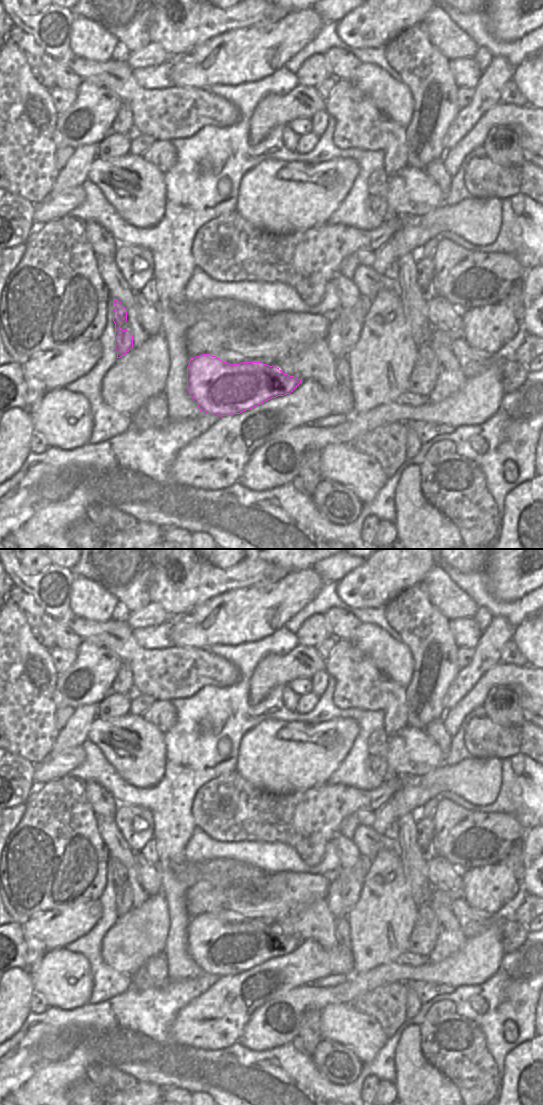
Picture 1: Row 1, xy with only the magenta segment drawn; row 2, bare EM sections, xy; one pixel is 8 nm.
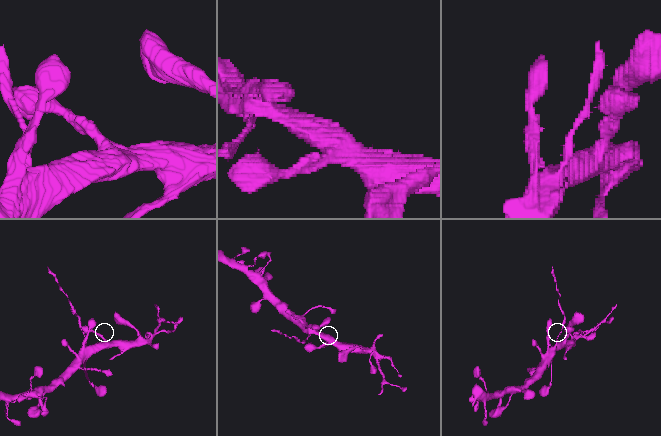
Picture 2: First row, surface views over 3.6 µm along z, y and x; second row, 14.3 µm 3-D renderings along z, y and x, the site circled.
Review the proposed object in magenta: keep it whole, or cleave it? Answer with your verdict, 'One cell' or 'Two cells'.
Two cells

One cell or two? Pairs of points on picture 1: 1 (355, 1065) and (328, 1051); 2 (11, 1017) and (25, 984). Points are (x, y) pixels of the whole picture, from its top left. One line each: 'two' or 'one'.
1: one
2: one

